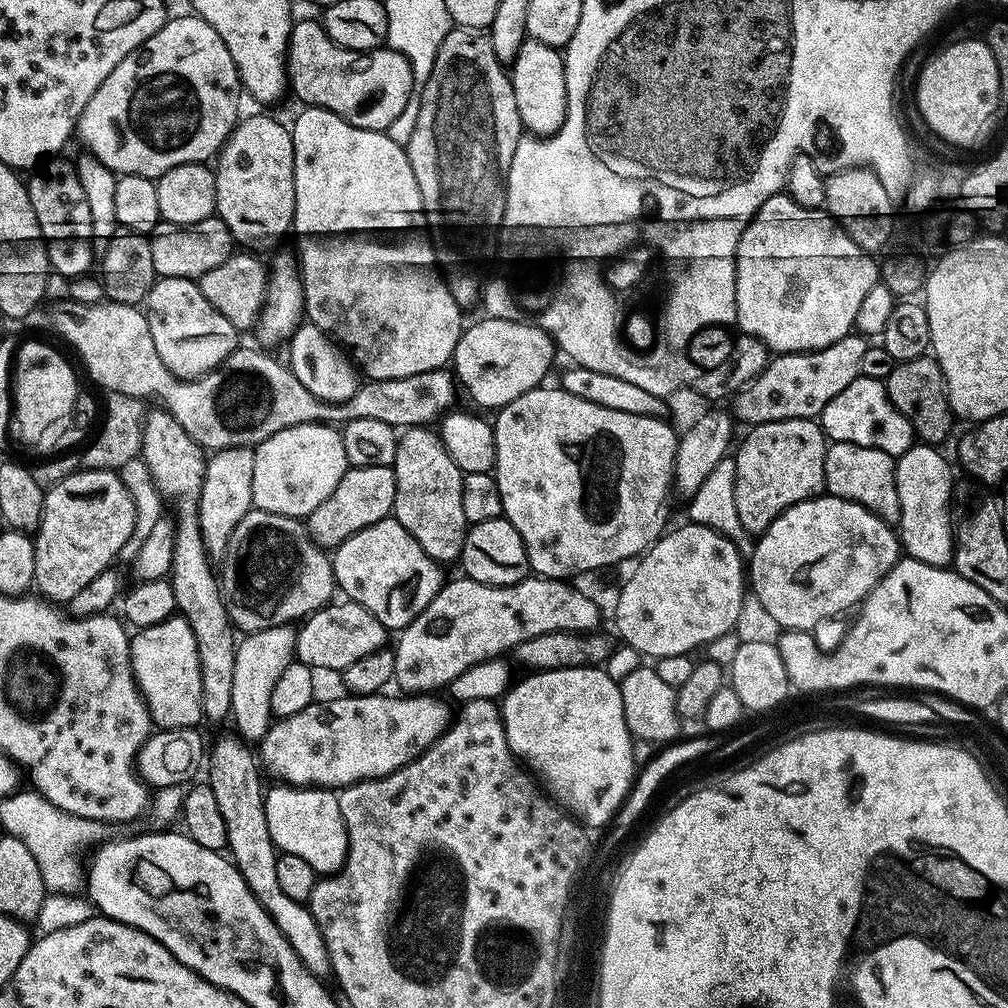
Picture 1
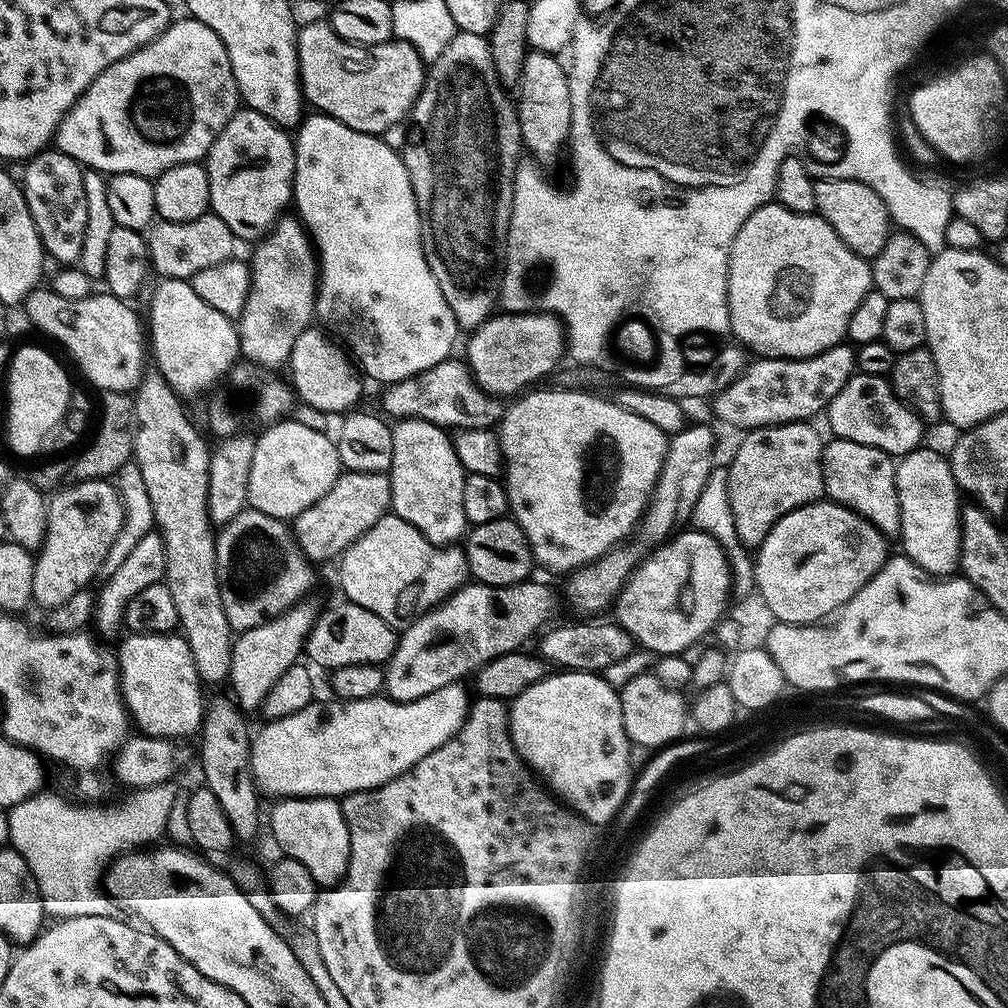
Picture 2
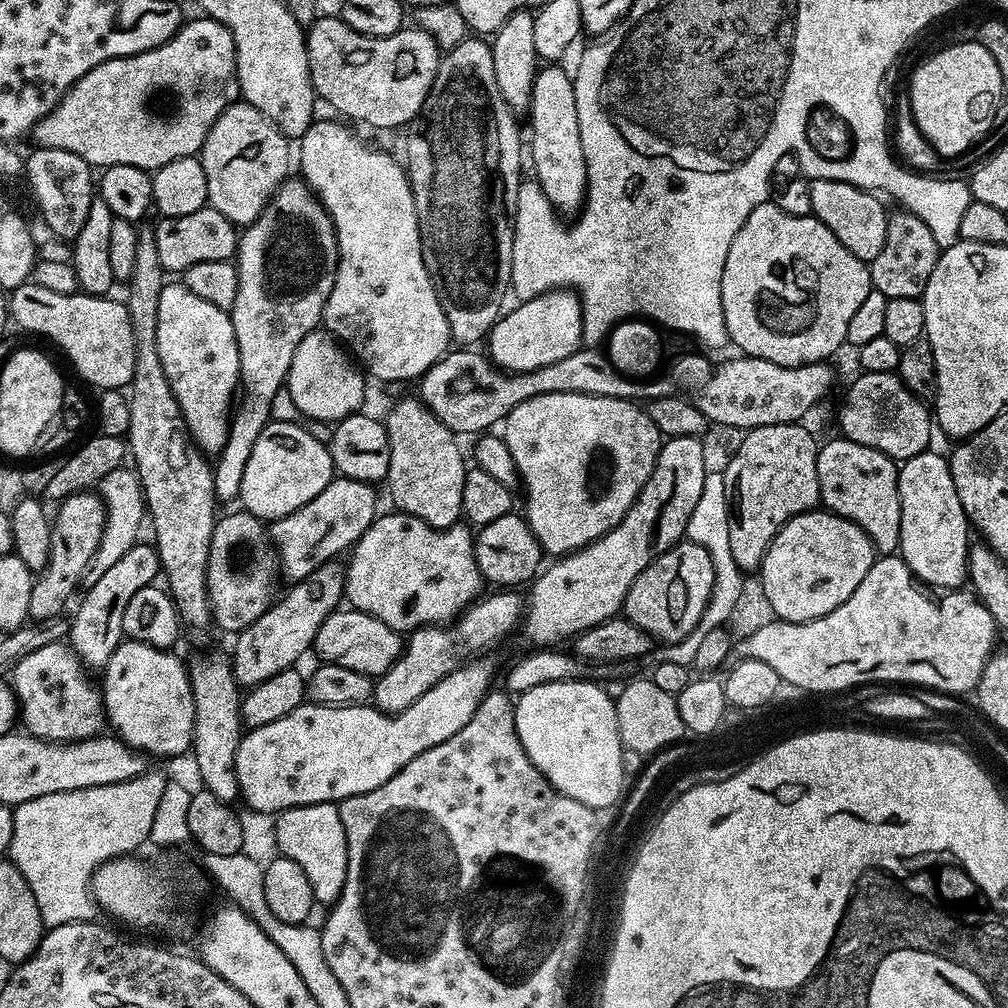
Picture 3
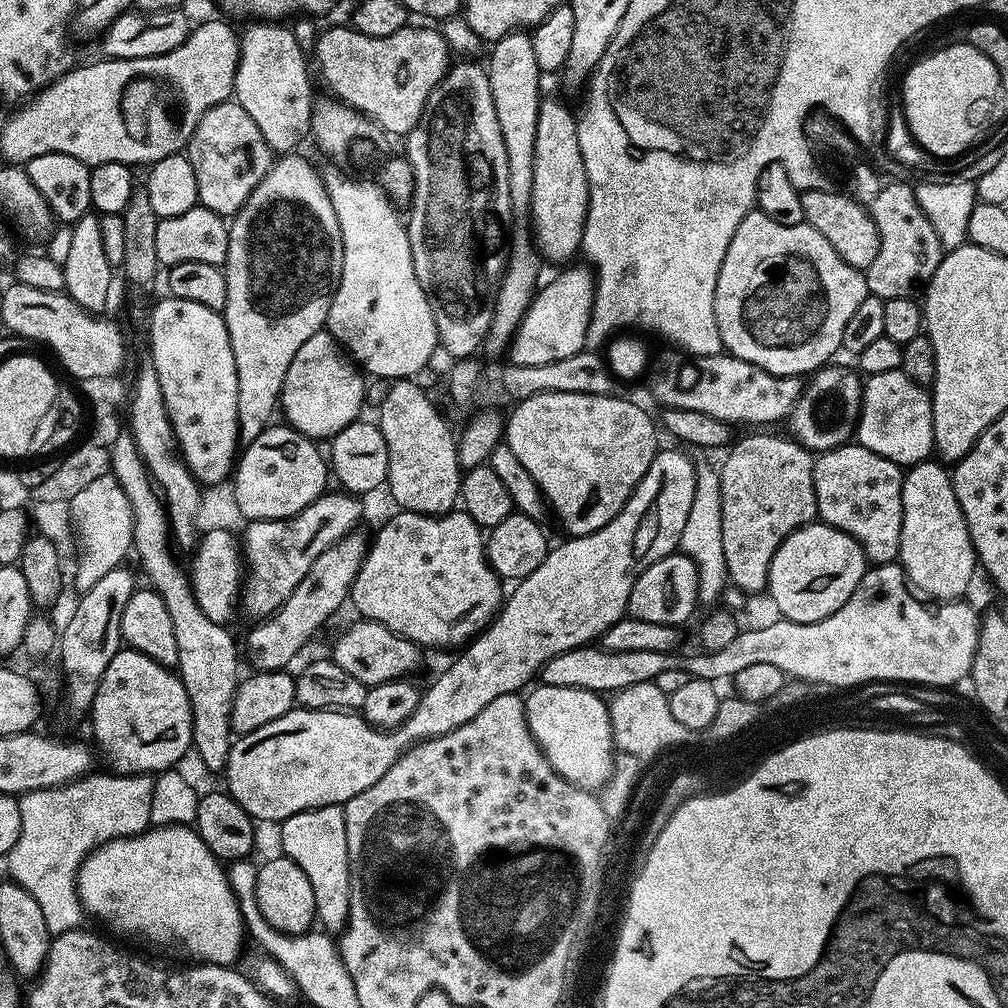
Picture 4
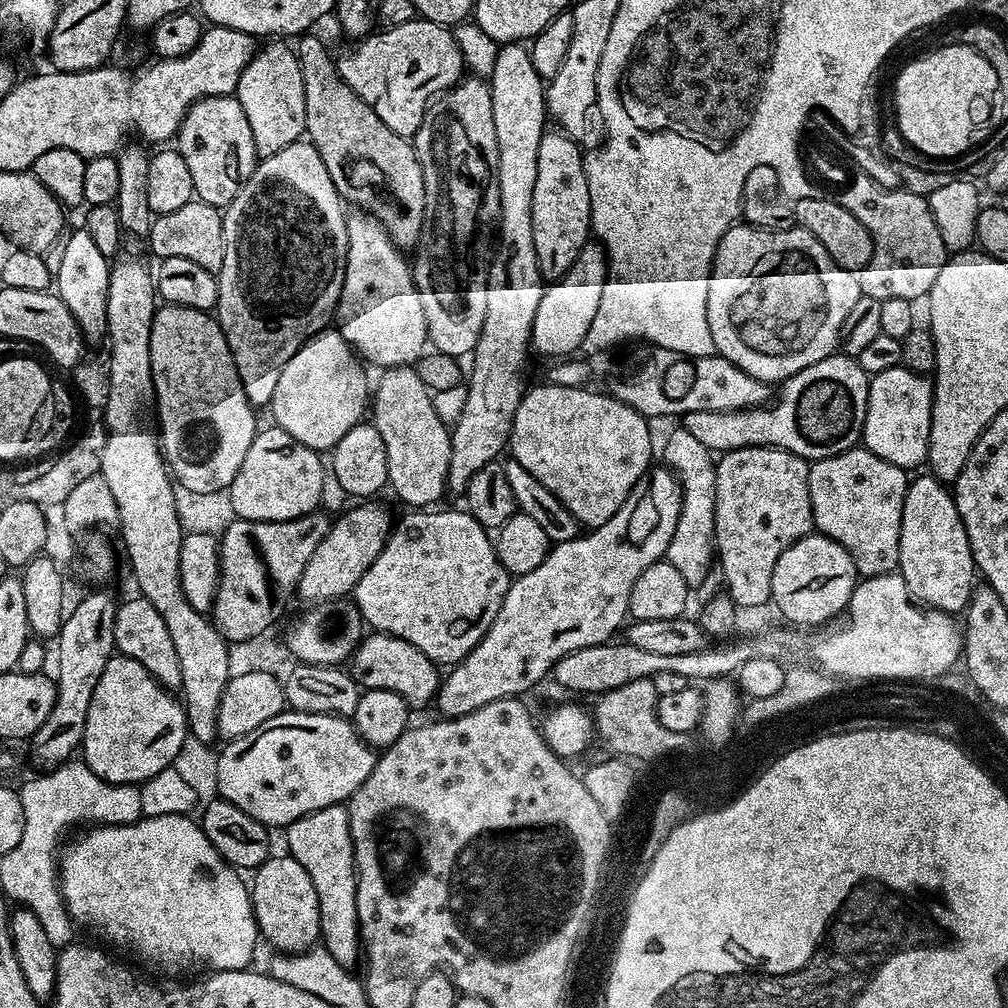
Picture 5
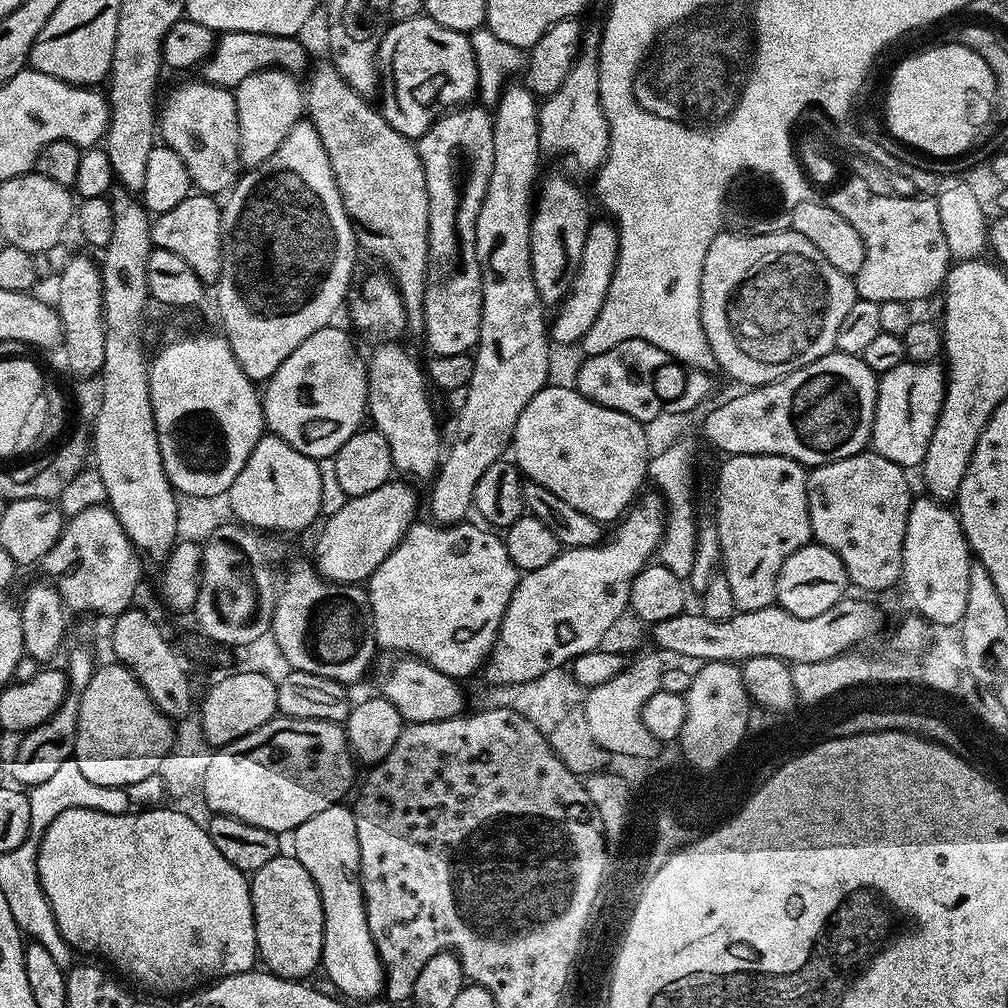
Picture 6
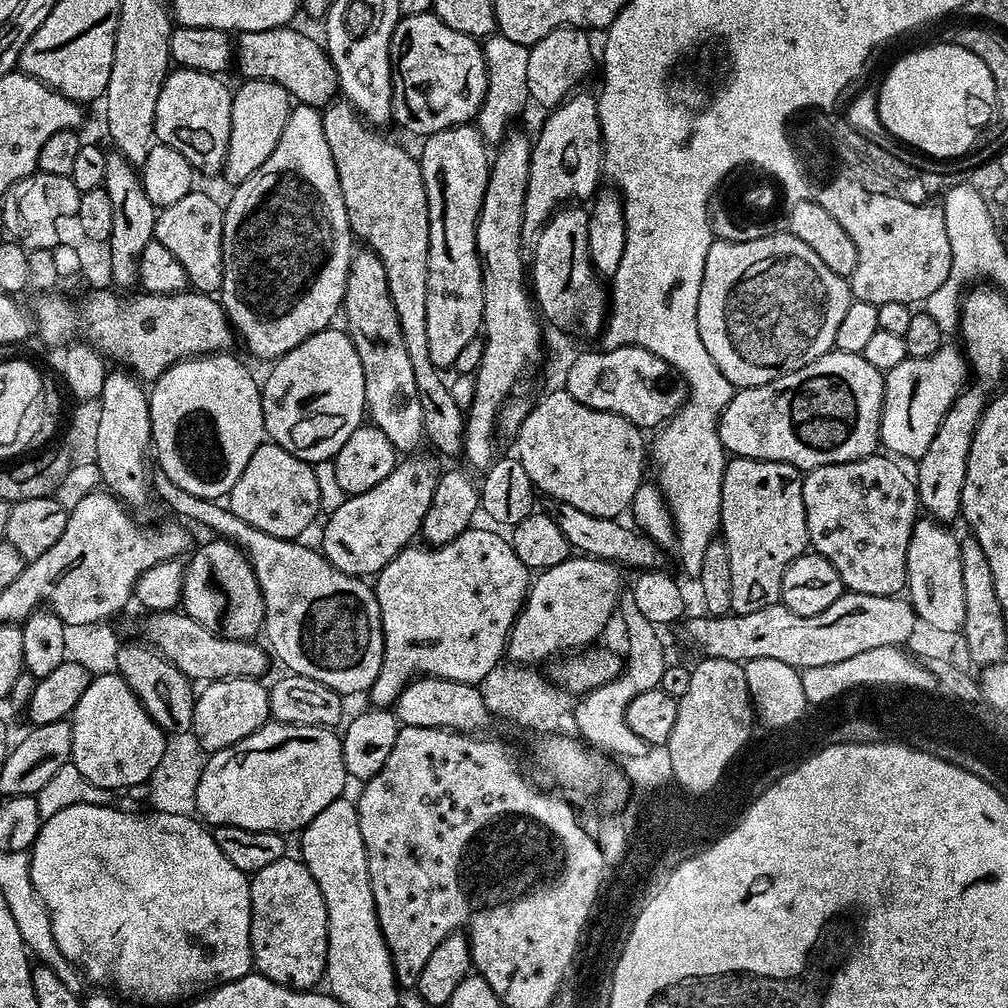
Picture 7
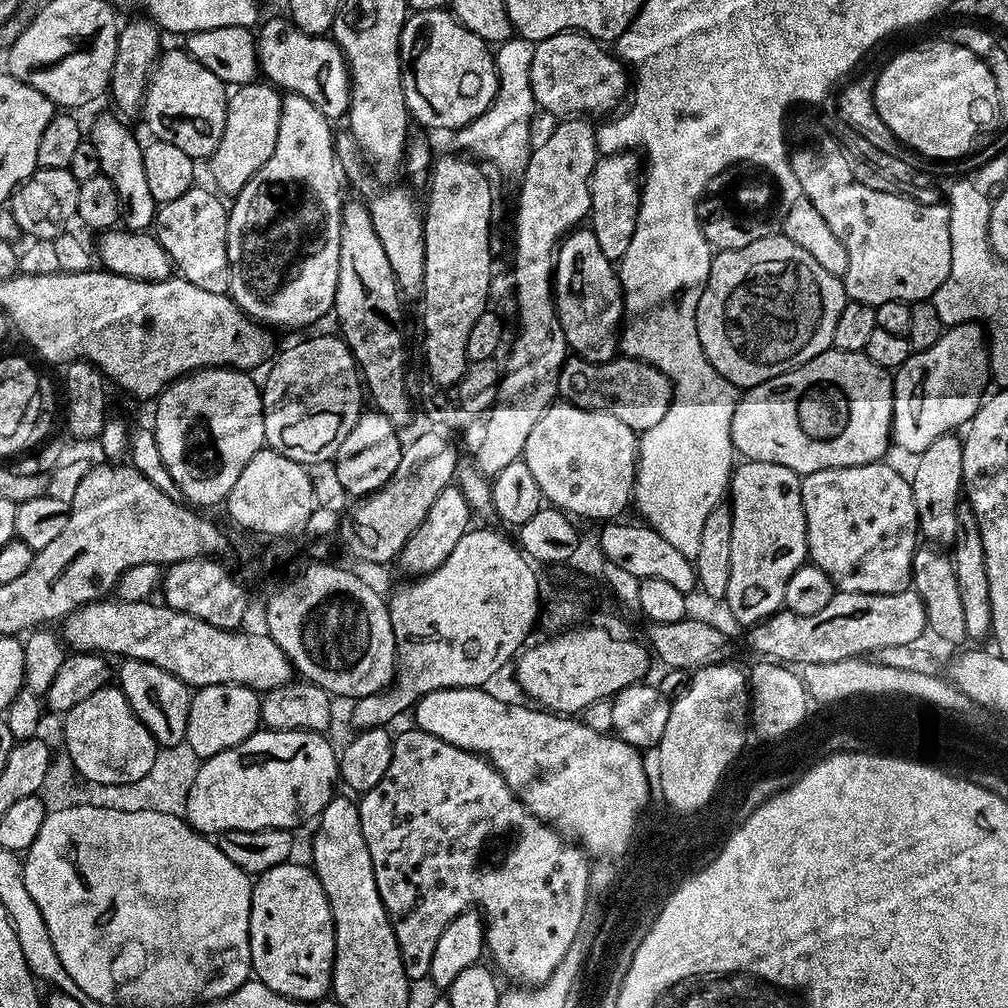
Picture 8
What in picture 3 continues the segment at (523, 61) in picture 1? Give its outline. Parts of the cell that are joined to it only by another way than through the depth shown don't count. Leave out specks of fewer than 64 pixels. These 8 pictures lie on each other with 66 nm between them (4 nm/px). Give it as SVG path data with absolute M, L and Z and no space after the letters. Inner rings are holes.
M560 66L541 67L533 80L526 119L529 132L526 144L532 147L532 168L536 171L534 179L542 194L561 217L579 213L588 195L588 175L578 130L573 77L569 73L567 76Z

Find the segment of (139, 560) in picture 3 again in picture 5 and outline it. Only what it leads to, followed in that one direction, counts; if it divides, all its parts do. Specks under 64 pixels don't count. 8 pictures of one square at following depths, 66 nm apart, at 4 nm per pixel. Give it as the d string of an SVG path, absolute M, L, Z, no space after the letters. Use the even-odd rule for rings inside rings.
M92 590L87 593L85 600L79 603L78 610L63 622L55 641L57 644L56 652L54 648L54 710L50 710L46 722L42 722L40 729L30 738L33 762L45 764L43 767L48 770L65 763L75 753L72 751L83 745L90 702L100 688L102 670L106 670L106 662L114 655L114 618L118 600L110 593L100 591L104 590Z

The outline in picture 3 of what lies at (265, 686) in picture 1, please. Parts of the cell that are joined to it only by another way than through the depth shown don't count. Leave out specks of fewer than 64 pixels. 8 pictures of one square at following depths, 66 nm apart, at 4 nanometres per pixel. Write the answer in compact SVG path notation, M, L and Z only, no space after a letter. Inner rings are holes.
M336 562L321 564L306 578L295 581L291 585L292 589L284 597L281 595L272 607L265 610L262 618L258 618L239 632L235 637L236 649L230 652L237 684L251 686L266 682L266 678L274 678L274 674L293 667L297 663L295 660L307 648L309 651L315 645L318 626L326 622L331 612L337 611L338 605L346 596L344 591L346 572L338 565Z

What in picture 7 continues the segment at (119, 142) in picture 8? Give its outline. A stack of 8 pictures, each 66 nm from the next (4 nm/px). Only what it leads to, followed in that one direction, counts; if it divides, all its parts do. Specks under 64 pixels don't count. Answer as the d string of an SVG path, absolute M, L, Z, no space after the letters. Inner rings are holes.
M115 150L109 151L106 158L104 189L106 194L110 194L110 202L114 209L114 230L110 230L110 238L107 241L113 271L112 283L117 289L132 290L137 287L140 279L138 261L142 250L146 250L146 246L156 235L158 209L152 205L150 198L146 198L139 171Z

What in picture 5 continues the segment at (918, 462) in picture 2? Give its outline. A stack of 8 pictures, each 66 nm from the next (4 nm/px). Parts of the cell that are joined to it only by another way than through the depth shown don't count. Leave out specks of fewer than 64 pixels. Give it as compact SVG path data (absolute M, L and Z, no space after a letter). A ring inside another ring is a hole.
M923 474L911 481L902 506L902 530L900 531L900 567L898 574L906 582L909 593L921 605L937 612L960 614L967 609L968 600L978 580L976 563L972 557L972 547L968 541L968 531L958 514L956 497L945 481L937 480L931 474Z

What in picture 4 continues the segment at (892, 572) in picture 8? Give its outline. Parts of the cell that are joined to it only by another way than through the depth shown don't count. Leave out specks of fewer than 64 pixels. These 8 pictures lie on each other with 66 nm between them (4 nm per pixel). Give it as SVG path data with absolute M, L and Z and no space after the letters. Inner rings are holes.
M849 442L819 453L812 469L817 517L831 528L853 536L873 565L893 563L900 554L904 481L901 465L866 450L866 446Z

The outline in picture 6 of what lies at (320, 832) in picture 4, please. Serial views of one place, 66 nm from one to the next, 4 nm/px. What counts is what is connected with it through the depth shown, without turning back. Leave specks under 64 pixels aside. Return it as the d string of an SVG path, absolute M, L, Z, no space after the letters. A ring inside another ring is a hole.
M341 802L326 806L326 810L314 814L314 818L306 818L302 826L290 833L290 852L298 862L302 862L302 866L306 866L306 874L314 878L322 898L322 972L328 975L341 997L349 996L352 1000L363 1002L377 999L384 992L384 967L370 934L370 922L366 922L364 891L360 885L356 814L346 805Z

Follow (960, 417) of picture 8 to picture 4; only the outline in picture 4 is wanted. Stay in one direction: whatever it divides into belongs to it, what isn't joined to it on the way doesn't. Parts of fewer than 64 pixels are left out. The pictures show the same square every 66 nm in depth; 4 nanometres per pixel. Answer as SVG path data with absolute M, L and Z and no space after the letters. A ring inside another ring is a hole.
M900 370L890 374L874 374L863 381L860 393L860 417L856 419L855 443L882 454L901 466L920 464L933 455L934 422L932 398L923 384L915 384Z

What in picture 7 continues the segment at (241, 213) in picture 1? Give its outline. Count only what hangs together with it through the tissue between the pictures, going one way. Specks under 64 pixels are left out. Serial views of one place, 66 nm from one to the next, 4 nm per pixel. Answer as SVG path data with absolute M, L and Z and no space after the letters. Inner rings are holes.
M173 67L168 77L164 79L164 85L158 94L158 106L154 110L155 139L178 150L178 154L182 154L182 158L186 158L186 162L190 162L197 173L219 173L224 167L224 159L228 153L233 89L227 88L220 80L223 79L219 75L210 72Z

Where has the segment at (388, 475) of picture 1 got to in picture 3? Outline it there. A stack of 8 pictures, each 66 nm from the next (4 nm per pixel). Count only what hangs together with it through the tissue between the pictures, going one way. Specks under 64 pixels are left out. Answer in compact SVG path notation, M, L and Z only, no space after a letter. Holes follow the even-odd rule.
M337 475L318 494L318 498L310 498L306 506L294 510L289 516L284 516L280 520L271 521L270 535L272 546L276 549L279 567L289 576L289 581L295 582L306 578L315 568L321 564L327 564L337 559L339 552L347 553L355 545L356 541L362 538L362 534L371 526L372 521L378 515L376 509L376 492L371 483L366 480L352 480L349 476Z

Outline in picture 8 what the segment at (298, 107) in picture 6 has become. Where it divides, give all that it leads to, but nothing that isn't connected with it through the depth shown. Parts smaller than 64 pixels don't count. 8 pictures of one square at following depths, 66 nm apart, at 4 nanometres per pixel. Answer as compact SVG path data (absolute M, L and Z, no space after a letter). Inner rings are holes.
M267 82L241 84L229 95L226 126L222 130L218 150L214 150L206 164L212 171L211 183L225 197L235 197L263 166L266 158L274 154L274 142L278 142L278 118L282 114L281 99L281 93Z

